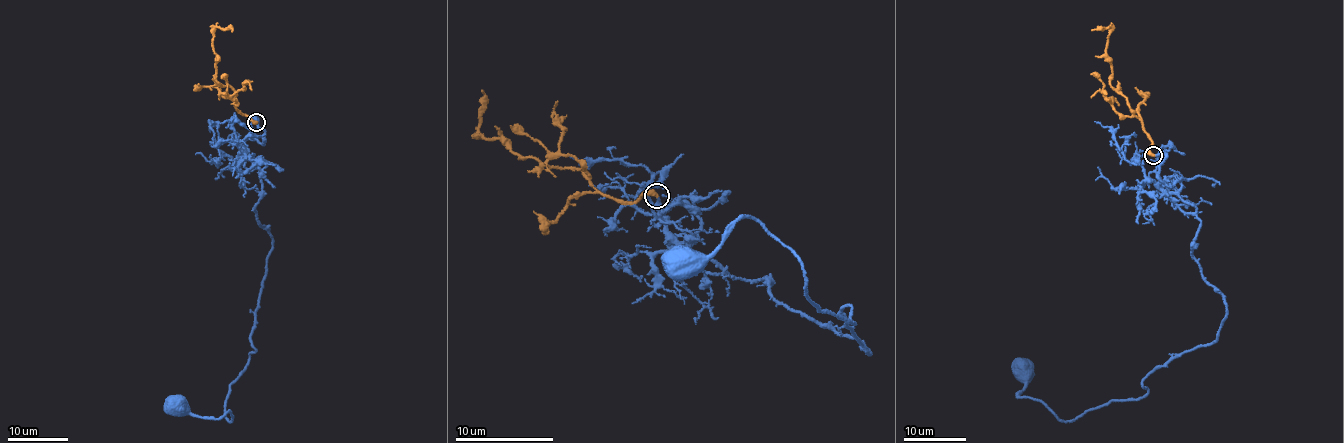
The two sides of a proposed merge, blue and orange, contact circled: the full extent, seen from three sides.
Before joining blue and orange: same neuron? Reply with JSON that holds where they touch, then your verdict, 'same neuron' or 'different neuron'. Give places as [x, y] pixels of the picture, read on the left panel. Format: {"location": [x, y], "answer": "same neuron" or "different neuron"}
{"location": [256, 122], "answer": "same neuron"}

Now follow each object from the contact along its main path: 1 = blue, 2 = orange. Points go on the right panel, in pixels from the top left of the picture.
1: (1154, 155), (1196, 207), (1218, 338), (1065, 422), (1017, 397), (1019, 368)
2: (1153, 155), (1141, 120), (1125, 97), (1110, 85), (1111, 63), (1106, 50), (1111, 27), (1091, 31)

